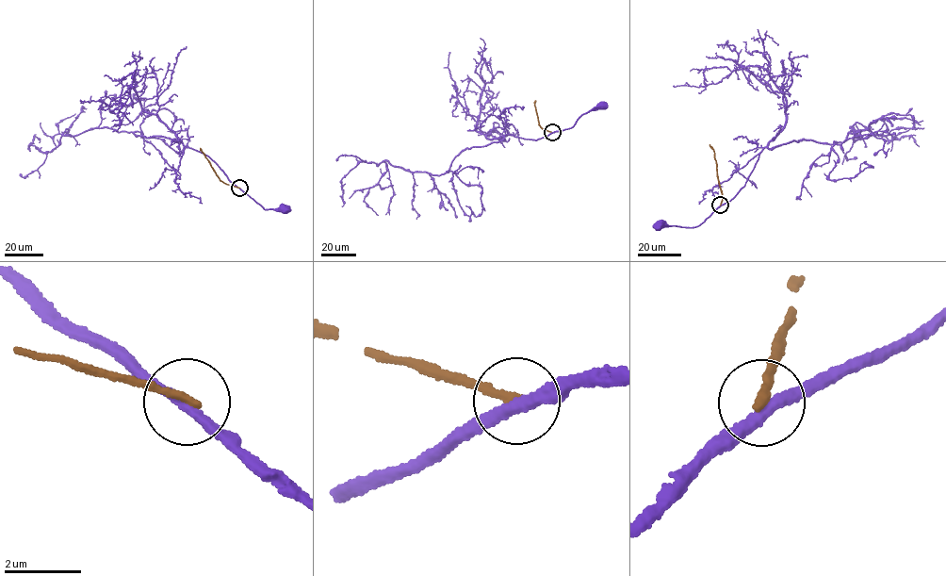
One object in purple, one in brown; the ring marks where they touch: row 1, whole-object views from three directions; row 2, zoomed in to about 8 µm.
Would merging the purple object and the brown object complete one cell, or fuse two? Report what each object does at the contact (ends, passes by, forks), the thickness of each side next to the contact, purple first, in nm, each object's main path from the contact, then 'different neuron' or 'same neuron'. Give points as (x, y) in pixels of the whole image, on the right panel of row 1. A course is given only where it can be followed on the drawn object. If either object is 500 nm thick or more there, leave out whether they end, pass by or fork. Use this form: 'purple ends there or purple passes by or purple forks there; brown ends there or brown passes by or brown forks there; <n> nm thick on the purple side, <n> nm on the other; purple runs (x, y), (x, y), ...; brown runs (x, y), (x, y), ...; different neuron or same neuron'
purple passes by; brown ends there; 280 nm thick on the purple side, 220 nm on the other; purple runs (720, 205), (696, 226), (659, 225); brown runs (720, 205), (723, 197), (714, 154), (709, 144); different neuron

